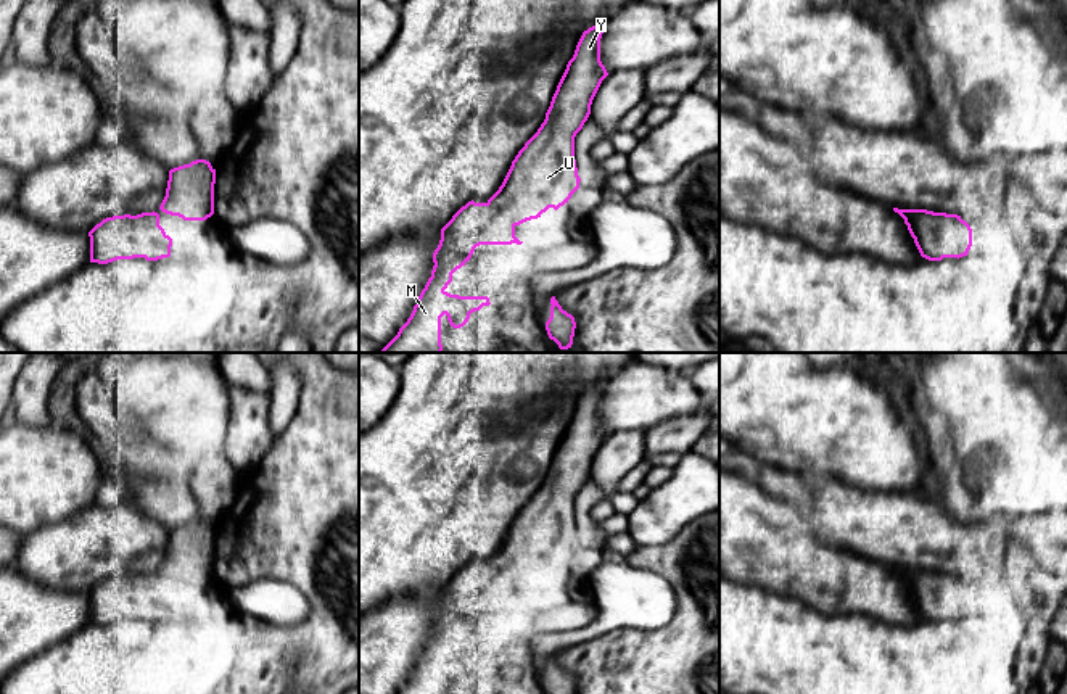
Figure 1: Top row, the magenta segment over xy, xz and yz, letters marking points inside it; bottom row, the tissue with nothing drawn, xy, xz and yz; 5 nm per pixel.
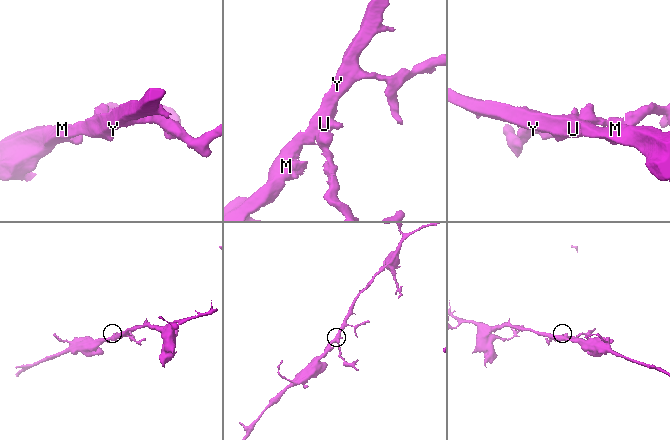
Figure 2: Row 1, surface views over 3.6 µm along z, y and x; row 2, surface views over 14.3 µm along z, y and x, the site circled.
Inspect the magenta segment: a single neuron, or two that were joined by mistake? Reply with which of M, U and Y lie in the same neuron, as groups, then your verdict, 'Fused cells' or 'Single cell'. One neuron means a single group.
Groups: M U Y. Single cell

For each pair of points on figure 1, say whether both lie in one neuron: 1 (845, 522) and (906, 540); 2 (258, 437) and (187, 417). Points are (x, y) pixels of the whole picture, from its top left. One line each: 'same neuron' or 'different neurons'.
1: same neuron
2: different neurons

